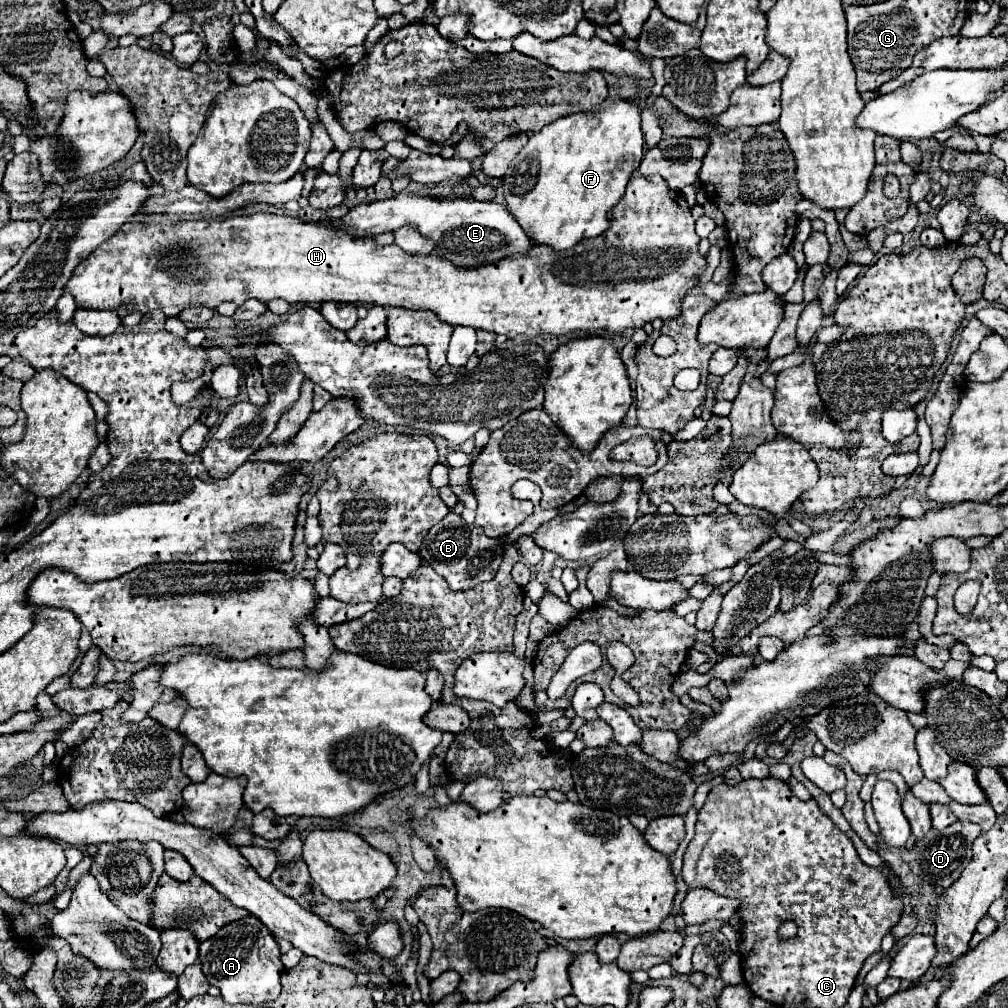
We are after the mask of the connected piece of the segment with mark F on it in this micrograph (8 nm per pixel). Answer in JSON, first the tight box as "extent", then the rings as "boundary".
{"extent":[506,96,644,250],"boundary":[[[608,96],[598,110],[590,114],[570,114],[536,132],[520,154],[512,160],[506,176],[506,204],[528,236],[554,250],[568,250],[582,238],[592,238],[608,228],[608,212],[622,198],[628,178],[638,170],[644,152],[644,134],[640,128],[640,108],[620,96]]]}

